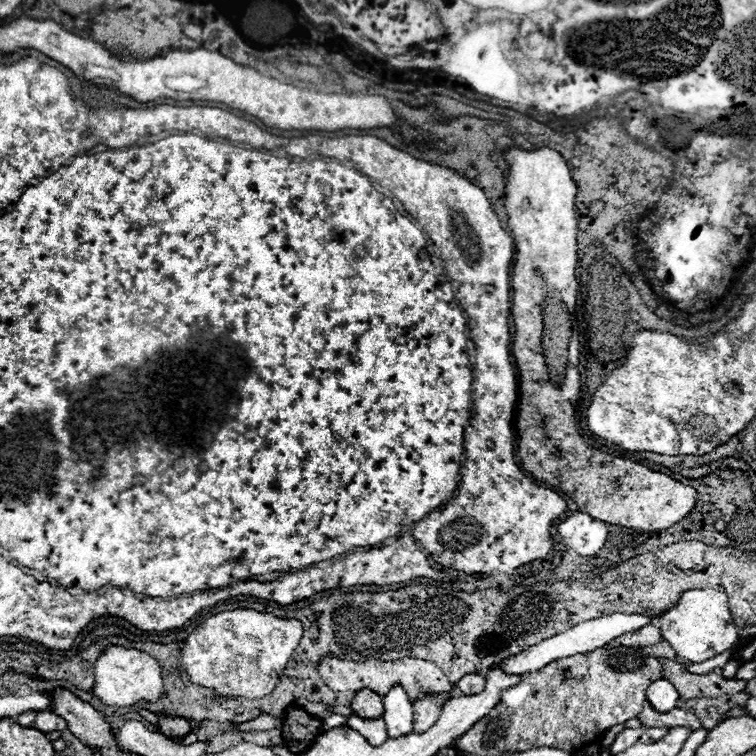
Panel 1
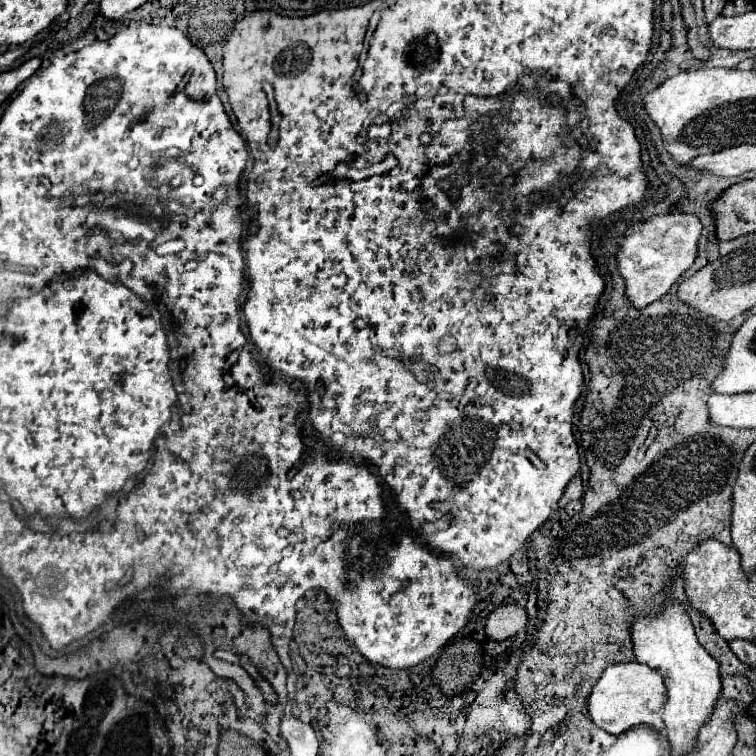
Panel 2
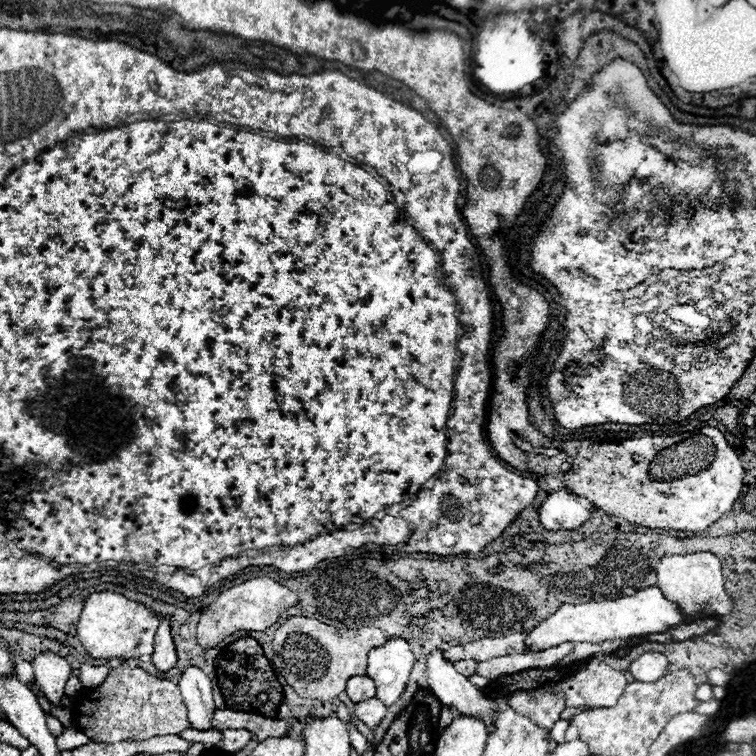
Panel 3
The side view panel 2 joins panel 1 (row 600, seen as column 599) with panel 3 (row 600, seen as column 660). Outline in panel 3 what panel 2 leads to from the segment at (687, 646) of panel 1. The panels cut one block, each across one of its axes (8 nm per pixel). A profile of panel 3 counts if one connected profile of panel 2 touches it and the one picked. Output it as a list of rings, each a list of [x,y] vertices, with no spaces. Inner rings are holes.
[[[694,552],[694,554],[672,554],[664,556],[656,566],[658,588],[666,598],[678,602],[690,618],[686,622],[694,622],[694,618],[706,618],[706,614],[722,614],[728,616],[732,612],[730,596],[724,590],[722,564],[718,556],[712,552]]]

